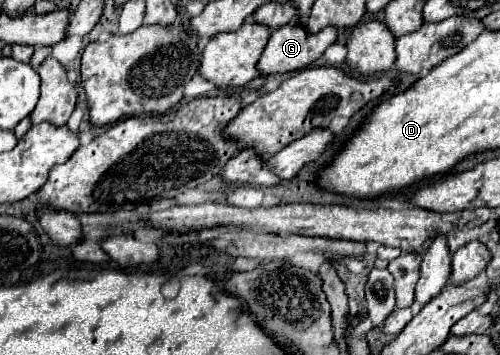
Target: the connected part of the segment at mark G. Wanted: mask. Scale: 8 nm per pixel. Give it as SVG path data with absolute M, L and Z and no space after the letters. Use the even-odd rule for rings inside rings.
M286 23L282 27L278 27L276 31L272 31L268 45L260 57L258 69L262 75L268 73L288 73L288 71L298 71L304 69L306 65L314 63L332 43L336 41L336 27L326 27L320 33L310 33L306 31L304 25L298 23Z

